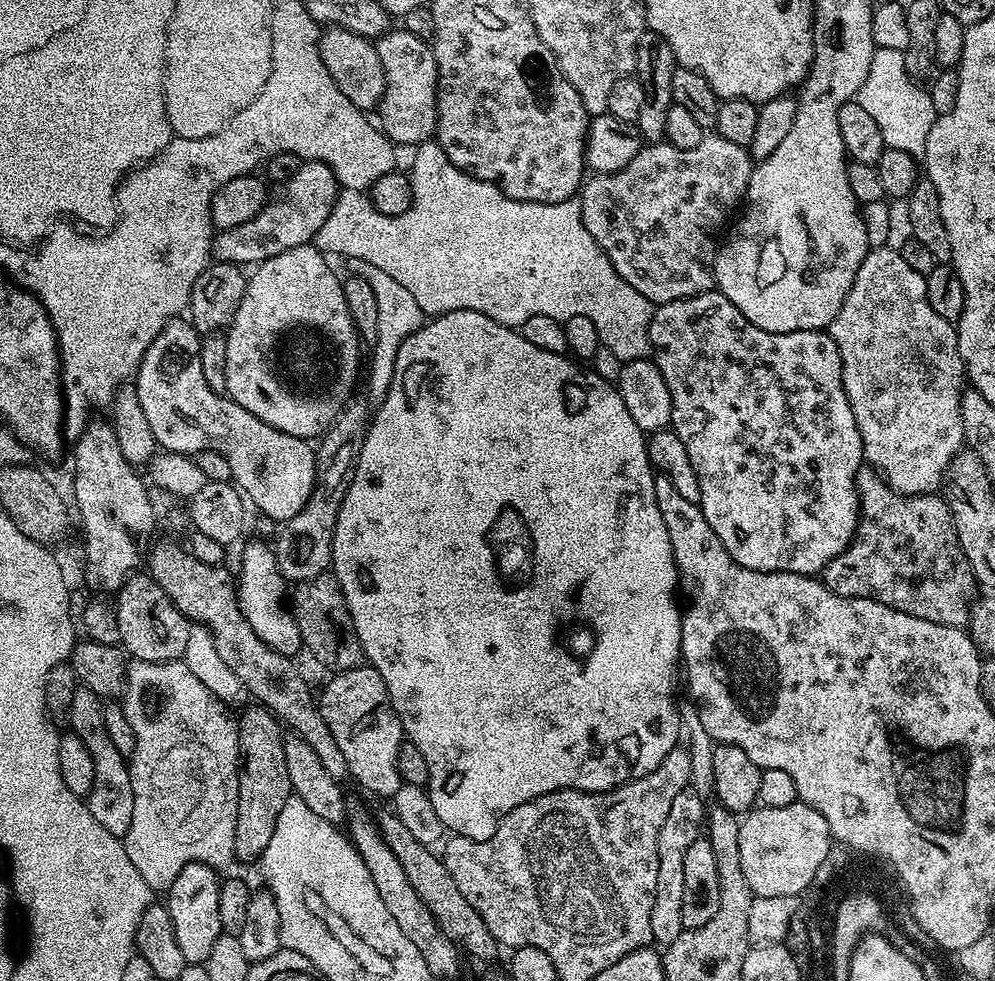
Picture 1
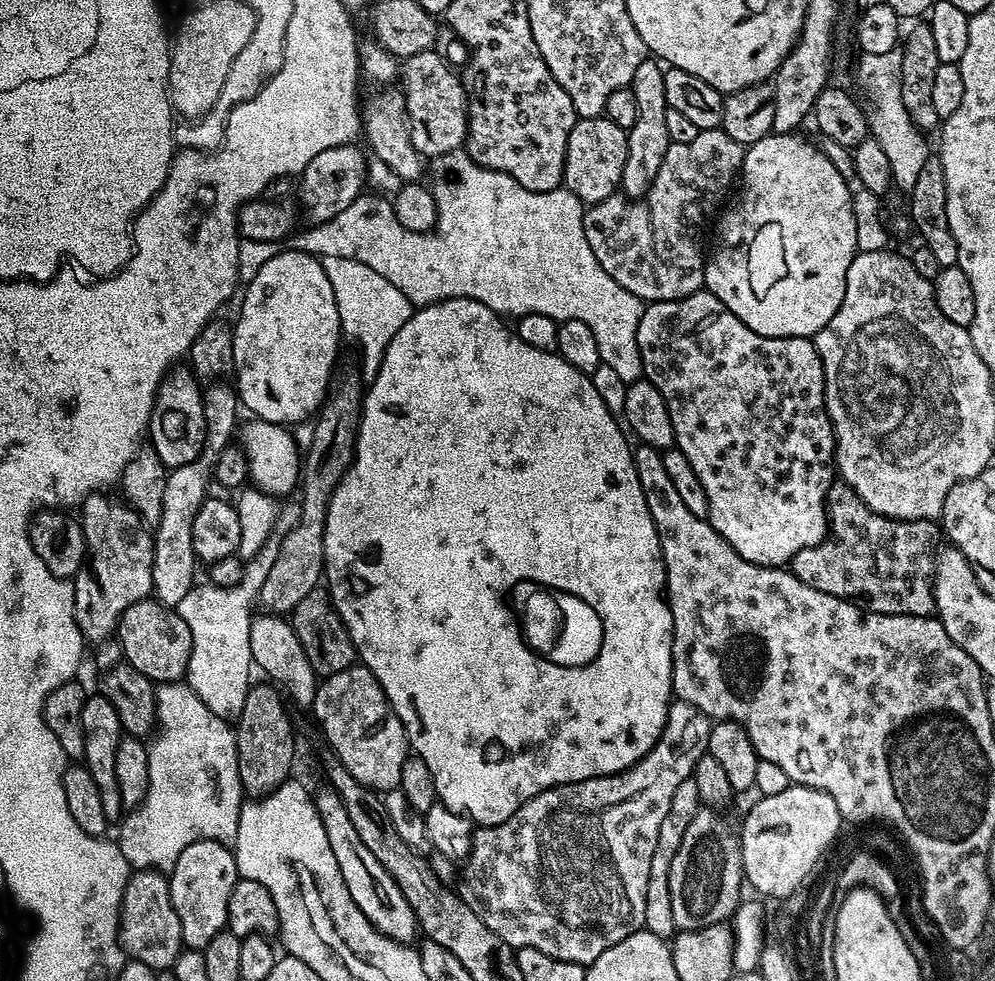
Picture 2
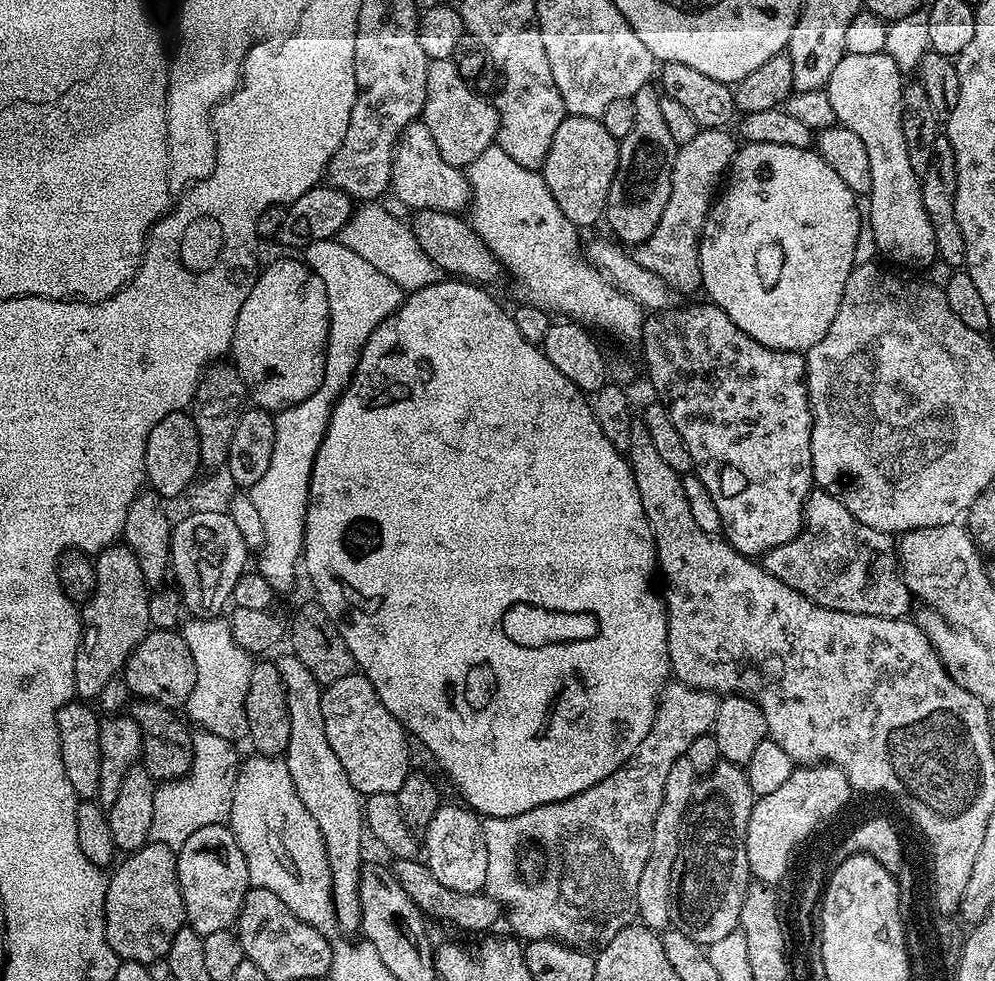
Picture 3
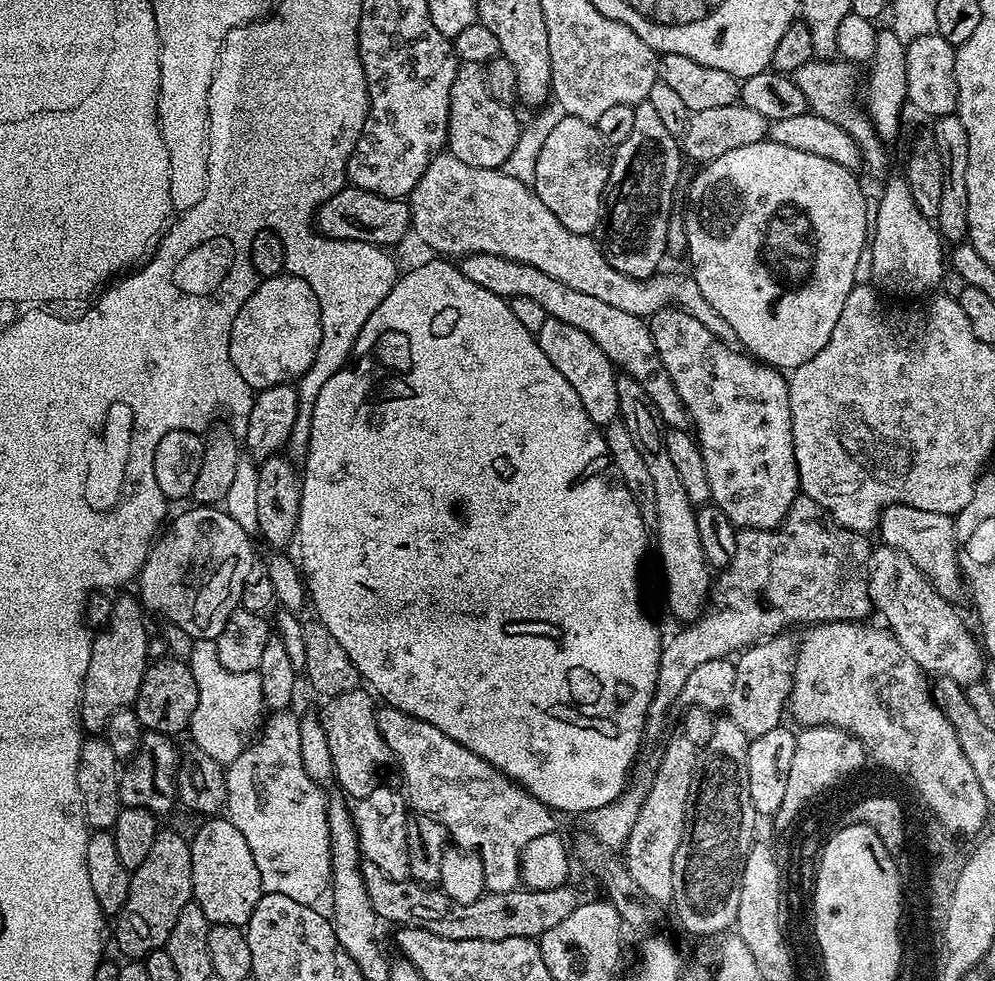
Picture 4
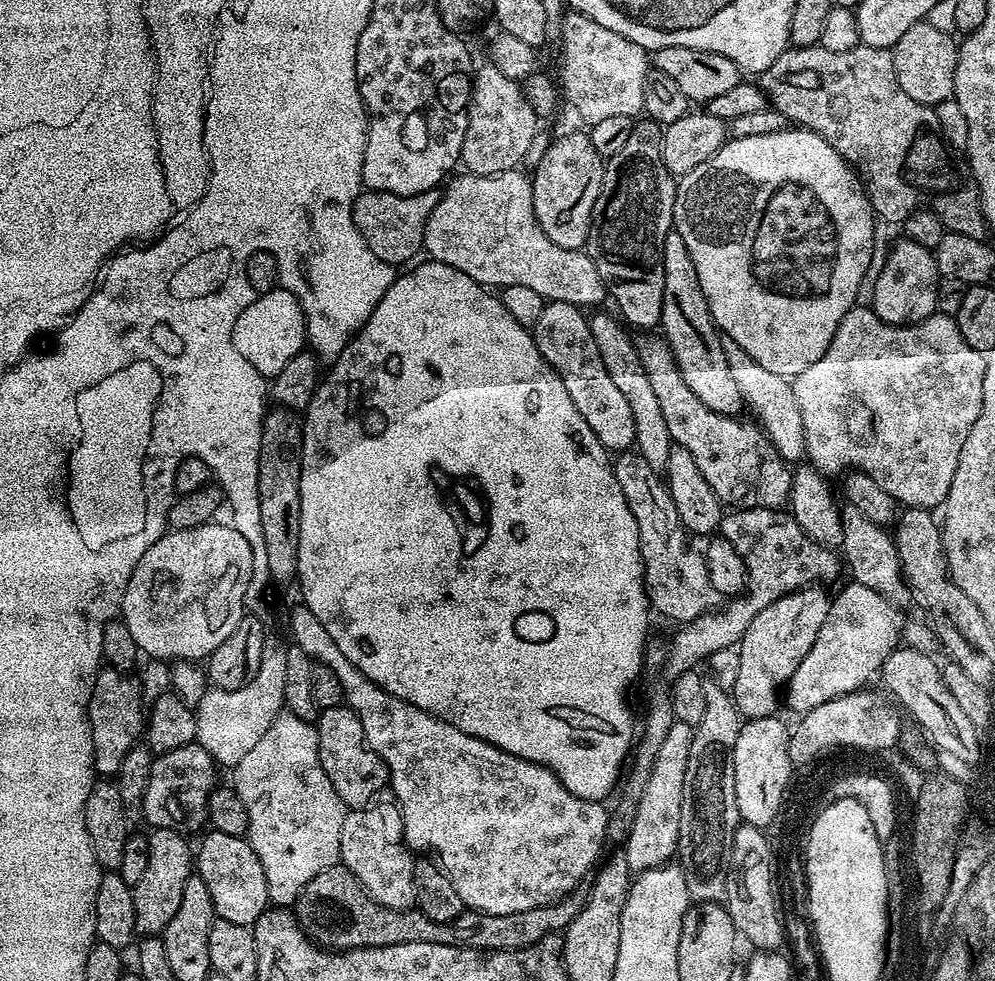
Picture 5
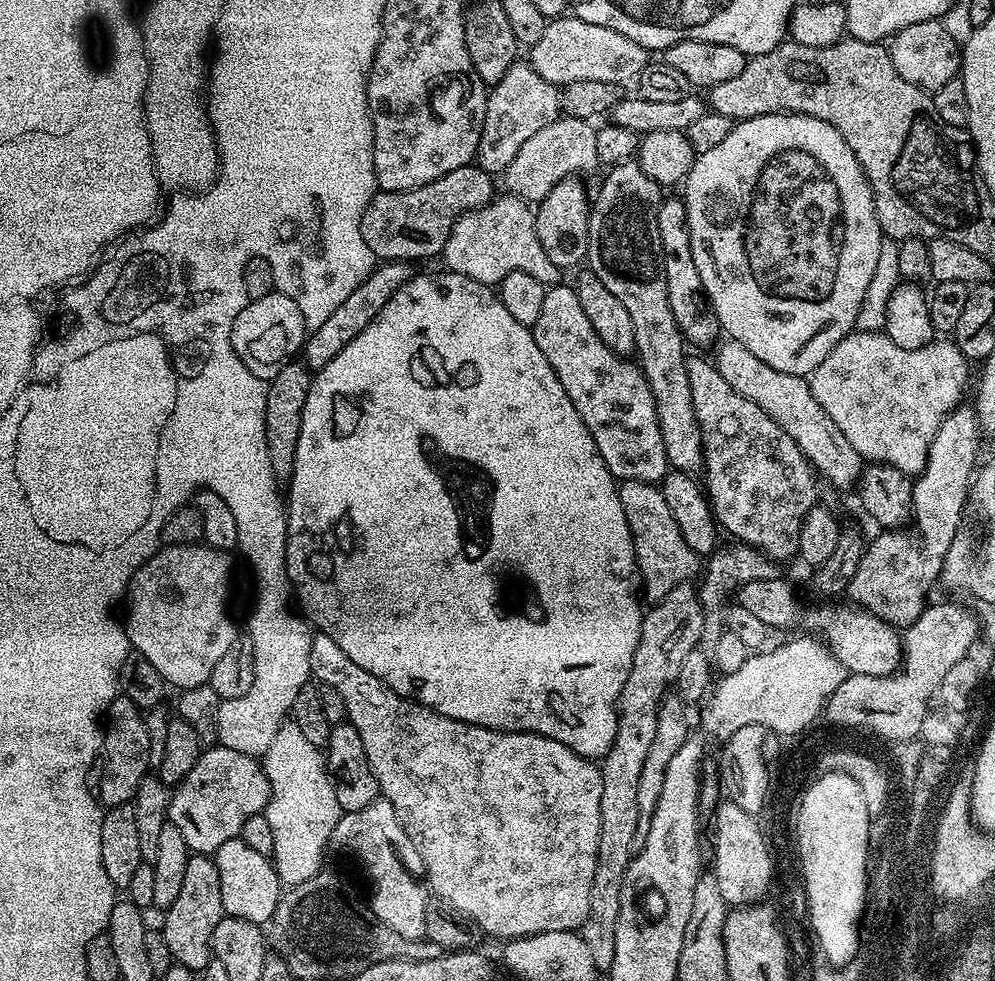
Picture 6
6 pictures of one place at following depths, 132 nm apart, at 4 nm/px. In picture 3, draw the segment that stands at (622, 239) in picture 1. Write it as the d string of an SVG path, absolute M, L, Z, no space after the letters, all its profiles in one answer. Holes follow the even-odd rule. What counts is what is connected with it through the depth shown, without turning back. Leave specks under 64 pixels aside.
M706 128L692 141L677 147L670 202L666 202L666 210L662 210L662 218L654 234L650 234L650 238L634 248L638 266L646 266L646 270L658 274L658 278L665 280L680 294L696 291L699 293L702 288L700 236L704 233L704 223L714 203L714 197L736 158L738 144L734 136L732 141L730 133L731 131L722 128Z

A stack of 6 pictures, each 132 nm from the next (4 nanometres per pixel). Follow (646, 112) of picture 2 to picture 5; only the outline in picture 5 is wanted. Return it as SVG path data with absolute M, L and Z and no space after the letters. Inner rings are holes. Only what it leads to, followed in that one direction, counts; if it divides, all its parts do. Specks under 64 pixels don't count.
M647 118L641 119L633 123L626 146L622 146L618 154L607 157L602 190L598 194L598 202L594 202L586 245L588 257L604 279L607 295L616 303L615 311L622 317L625 325L633 329L640 328L636 330L652 330L659 325L664 297L664 243L666 234L674 228L672 211L677 181L668 173L662 162L661 135L661 125Z

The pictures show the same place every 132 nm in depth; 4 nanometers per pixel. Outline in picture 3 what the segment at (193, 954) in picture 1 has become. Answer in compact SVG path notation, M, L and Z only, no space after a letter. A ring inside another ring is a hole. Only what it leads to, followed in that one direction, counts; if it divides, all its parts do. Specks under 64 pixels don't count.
M215 824L194 830L194 834L179 845L176 869L187 927L193 928L202 937L229 931L240 919L242 902L250 887L246 858L231 827Z

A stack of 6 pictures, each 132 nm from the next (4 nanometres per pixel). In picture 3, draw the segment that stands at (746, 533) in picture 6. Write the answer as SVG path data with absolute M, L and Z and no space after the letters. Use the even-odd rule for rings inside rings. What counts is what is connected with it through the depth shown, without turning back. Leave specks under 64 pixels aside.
M419 209L413 216L415 218L411 220L410 227L419 248L435 265L439 266L443 273L481 286L489 286L488 284L496 281L500 276L503 277L503 264L463 217L457 213L424 209Z

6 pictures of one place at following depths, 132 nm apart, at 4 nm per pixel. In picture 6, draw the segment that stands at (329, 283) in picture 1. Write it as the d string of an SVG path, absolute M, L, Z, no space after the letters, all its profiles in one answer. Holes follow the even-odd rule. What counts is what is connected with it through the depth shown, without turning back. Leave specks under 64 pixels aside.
M275 290L265 291L249 299L248 305L234 318L232 327L232 345L236 356L259 379L267 382L290 363L292 356L301 351L306 339L306 325L302 318L302 310L290 297Z

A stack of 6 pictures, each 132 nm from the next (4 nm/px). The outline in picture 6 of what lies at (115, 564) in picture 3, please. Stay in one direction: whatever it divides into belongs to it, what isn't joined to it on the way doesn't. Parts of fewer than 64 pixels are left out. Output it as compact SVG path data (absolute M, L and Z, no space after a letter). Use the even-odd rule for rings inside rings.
M117 695L106 713L106 727L102 732L102 764L98 800L105 809L127 805L136 792L136 787L149 775L148 751L150 739L144 725L145 713L130 698Z

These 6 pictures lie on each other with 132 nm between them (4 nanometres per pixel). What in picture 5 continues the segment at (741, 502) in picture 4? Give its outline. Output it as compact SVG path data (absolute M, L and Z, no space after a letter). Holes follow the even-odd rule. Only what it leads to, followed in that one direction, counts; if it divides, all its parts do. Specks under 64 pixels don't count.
M675 230L666 234L664 243L664 297L659 327L678 362L678 370L682 370L682 378L686 378L686 386L690 386L690 390L710 406L710 410L736 416L742 408L742 401L738 385L734 378L730 378L730 366L720 345L721 333L712 322L706 294L702 294L702 286L694 270L694 258L690 258L690 250L686 250L682 234Z

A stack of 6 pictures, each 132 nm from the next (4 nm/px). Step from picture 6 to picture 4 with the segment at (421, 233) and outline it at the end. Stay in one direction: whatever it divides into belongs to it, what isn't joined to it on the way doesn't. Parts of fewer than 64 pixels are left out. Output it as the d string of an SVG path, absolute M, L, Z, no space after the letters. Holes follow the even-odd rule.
M345 186L338 190L314 213L314 227L324 236L335 240L357 240L367 244L396 244L404 235L409 235L412 226L411 207L403 199L391 200L370 190Z

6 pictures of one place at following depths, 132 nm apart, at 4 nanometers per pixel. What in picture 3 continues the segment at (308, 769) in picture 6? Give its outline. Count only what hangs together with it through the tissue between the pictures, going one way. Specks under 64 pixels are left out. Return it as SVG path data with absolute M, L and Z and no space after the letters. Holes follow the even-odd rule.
M203 730L195 733L190 771L179 780L163 781L156 789L151 839L157 844L179 846L186 842L186 838L190 838L190 834L194 834L194 830L202 830L202 826L224 824L229 816L232 819L232 833L246 858L251 887L270 890L270 894L278 894L278 898L290 898L302 884L320 884L328 867L326 846L323 845L318 823L314 822L294 788L285 761L274 756L252 754L236 776L236 748L233 741L218 738L218 734Z

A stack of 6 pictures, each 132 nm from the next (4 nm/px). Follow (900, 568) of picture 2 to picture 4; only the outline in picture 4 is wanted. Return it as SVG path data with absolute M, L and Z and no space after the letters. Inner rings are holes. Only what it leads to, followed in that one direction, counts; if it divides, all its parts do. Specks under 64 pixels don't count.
M797 494L794 502L790 506L790 510L786 514L786 518L780 523L779 528L741 528L737 531L736 541L734 542L734 562L730 562L728 568L723 569L719 573L720 576L715 577L714 587L710 592L710 603L706 610L701 611L695 622L688 622L683 625L681 632L676 632L672 637L663 641L660 649L660 657L658 658L658 678L656 679L656 692L652 695L652 701L648 707L648 720L644 724L644 731L649 737L656 736L664 728L667 722L667 712L671 710L672 703L675 705L680 699L680 691L682 686L686 686L686 678L690 678L690 674L697 668L702 666L702 662L710 662L711 660L722 660L731 657L733 654L739 653L745 648L751 648L753 644L759 644L762 638L771 638L785 631L784 624L804 624L803 626L811 626L814 624L829 624L835 620L849 619L848 612L848 596L867 597L868 594L868 563L872 557L873 541L868 541L869 537L862 532L855 532L849 528L844 528L837 524L831 516L827 515L824 509L818 507L810 497Z

